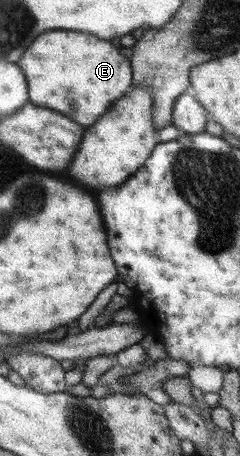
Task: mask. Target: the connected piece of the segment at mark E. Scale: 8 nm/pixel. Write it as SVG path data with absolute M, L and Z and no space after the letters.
M48 30L30 42L22 54L17 66L22 69L30 90L30 102L36 106L52 108L56 112L66 114L74 122L84 127L92 126L102 114L110 110L110 106L122 98L133 86L133 72L130 60L121 54L119 48L111 41L102 40L98 36L72 30Z

